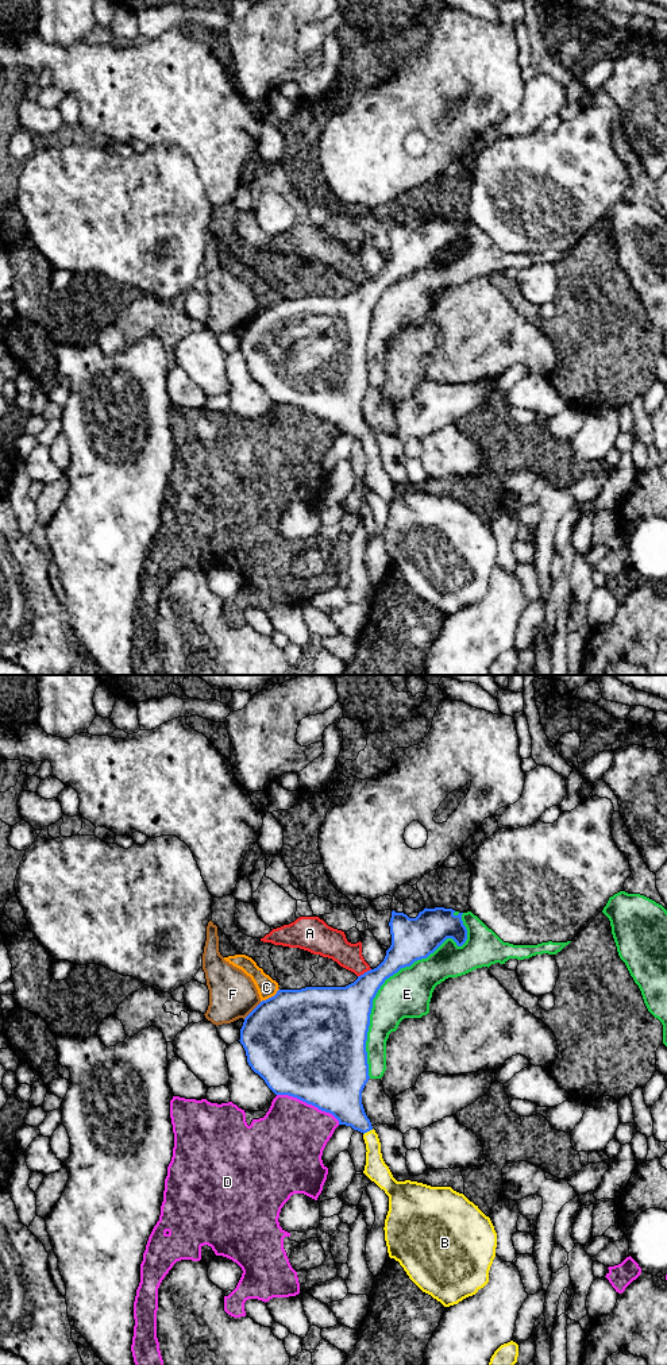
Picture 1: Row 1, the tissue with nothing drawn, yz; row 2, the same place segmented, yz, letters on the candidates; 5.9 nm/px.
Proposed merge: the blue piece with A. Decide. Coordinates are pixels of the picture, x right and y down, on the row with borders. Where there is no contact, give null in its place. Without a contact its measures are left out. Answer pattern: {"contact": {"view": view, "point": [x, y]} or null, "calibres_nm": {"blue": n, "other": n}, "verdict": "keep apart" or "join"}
{"contact": {"view": "yz", "point": [365, 972]}, "calibres_nm": {"blue": 280, "other": 160}, "verdict": "keep apart"}

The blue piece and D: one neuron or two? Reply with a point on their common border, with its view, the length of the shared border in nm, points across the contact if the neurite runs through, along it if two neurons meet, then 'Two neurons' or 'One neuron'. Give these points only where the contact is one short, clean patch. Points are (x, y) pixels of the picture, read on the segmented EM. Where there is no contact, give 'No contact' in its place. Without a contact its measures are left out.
Touches blue at yz (309, 1103). Shared border 420 nm. Boundary: yz (277, 1094), (296, 1096), (328, 1111), (339, 1123). Two neurons

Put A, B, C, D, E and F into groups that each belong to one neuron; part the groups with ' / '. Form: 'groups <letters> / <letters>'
groups A / B / C D / E / F

